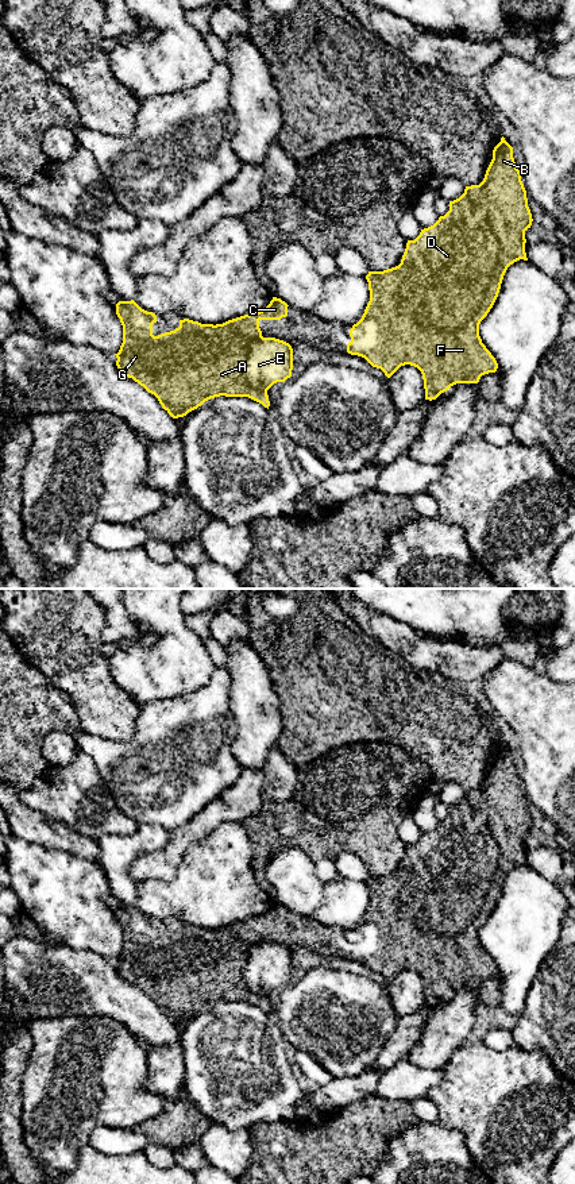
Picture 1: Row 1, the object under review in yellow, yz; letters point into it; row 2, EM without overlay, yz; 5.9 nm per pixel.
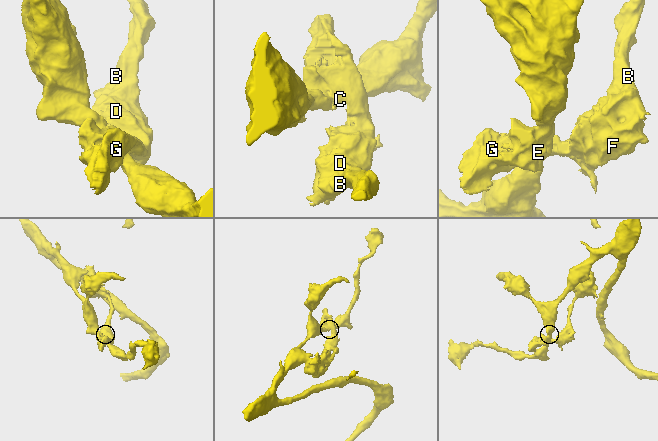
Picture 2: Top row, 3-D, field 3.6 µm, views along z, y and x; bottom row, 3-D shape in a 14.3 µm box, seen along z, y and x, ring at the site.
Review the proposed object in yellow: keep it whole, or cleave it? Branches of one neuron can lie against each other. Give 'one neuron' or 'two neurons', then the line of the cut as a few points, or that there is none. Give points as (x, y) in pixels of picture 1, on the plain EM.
two neurons; cut yz (262, 941), (251, 948), (243, 979), (251, 991), (266, 997)

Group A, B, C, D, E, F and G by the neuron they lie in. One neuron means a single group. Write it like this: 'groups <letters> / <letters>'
groups A B C D F G / E

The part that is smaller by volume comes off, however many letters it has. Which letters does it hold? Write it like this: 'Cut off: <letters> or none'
Cut off: A, B, C, D, F, G

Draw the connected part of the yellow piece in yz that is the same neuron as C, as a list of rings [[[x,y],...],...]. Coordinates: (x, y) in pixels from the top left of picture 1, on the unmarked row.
[[[273,902],[265,914],[223,929],[201,929],[184,923],[174,936],[154,941],[155,918],[142,914],[134,905],[119,906],[116,919],[123,930],[123,948],[115,959],[116,971],[121,979],[154,999],[173,1023],[184,1022],[205,1006],[220,1000],[248,1002],[269,1014],[267,996],[248,990],[243,969],[251,948],[263,942],[259,926],[286,922],[288,911],[281,903]]]

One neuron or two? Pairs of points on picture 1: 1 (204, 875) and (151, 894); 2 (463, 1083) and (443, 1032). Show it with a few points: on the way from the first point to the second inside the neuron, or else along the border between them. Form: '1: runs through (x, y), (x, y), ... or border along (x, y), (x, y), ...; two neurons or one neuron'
1: runs through (190, 889), (185, 894), (165, 894); one neuron
2: border along (466, 1041), (455, 1049), (439, 1071); two neurons

